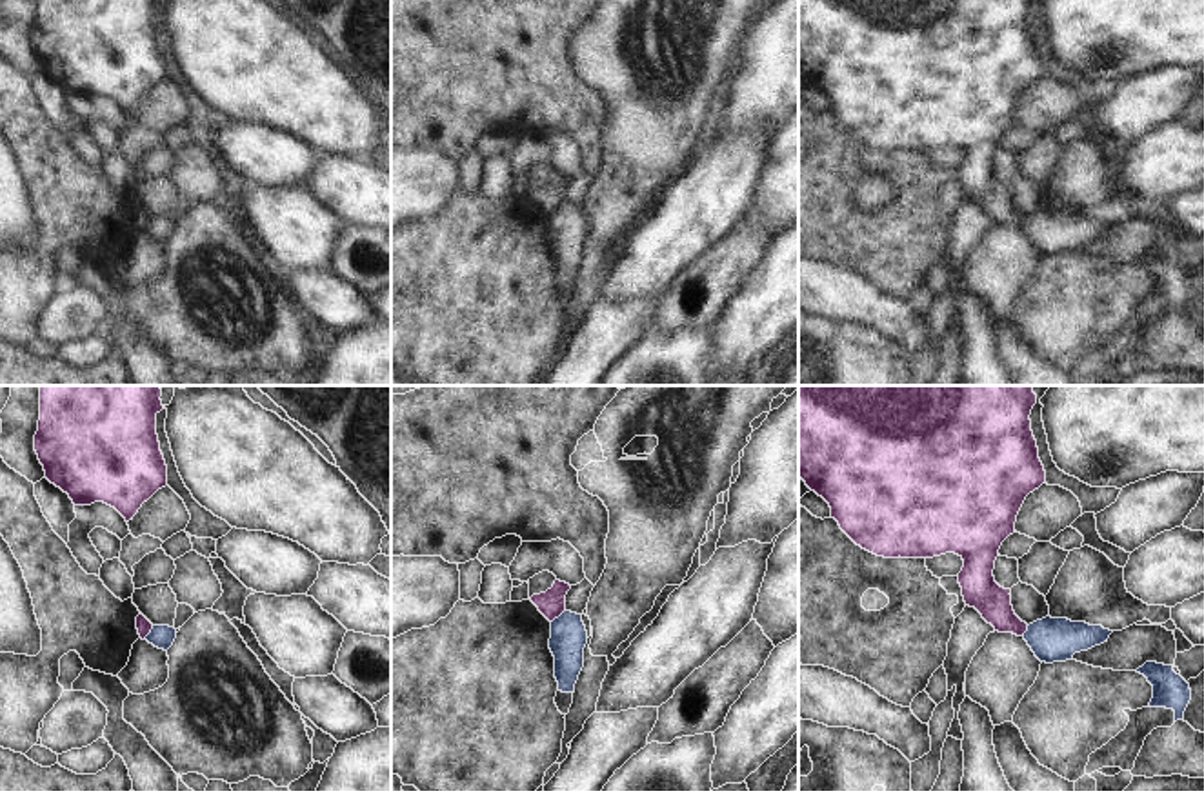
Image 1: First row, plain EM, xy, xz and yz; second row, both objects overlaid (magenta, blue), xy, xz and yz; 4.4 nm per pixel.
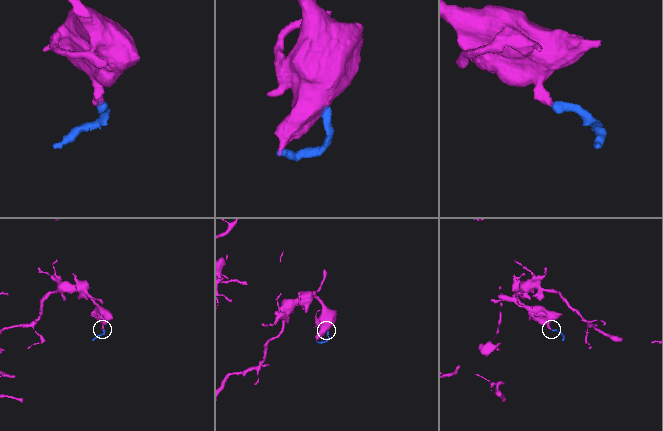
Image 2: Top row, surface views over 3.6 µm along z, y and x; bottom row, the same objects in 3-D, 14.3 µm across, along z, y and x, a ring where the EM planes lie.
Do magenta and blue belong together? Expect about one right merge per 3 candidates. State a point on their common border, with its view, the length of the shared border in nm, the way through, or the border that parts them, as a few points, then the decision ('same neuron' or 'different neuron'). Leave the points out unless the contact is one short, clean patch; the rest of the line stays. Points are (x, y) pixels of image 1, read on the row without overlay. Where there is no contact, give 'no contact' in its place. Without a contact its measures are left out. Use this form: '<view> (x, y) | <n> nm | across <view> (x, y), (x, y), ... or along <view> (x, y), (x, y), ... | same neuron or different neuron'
xy (148, 226) | 80 nm | along xy (153, 219), (142, 231) | different neuron

